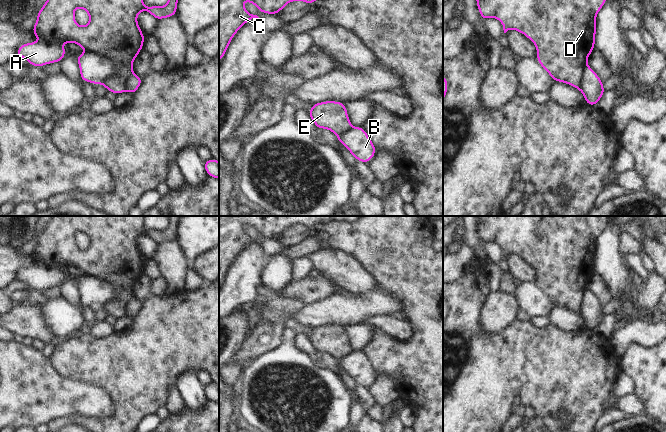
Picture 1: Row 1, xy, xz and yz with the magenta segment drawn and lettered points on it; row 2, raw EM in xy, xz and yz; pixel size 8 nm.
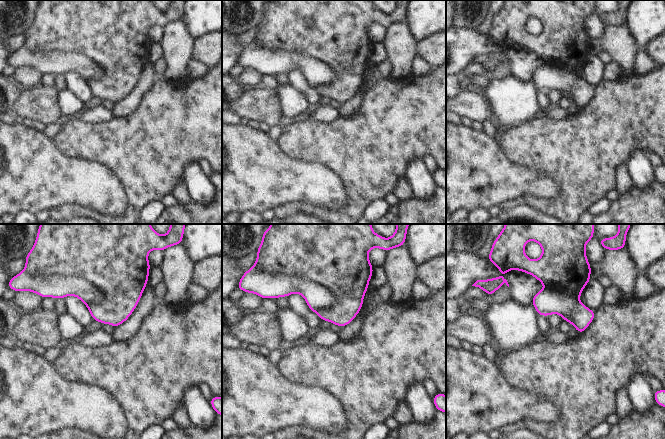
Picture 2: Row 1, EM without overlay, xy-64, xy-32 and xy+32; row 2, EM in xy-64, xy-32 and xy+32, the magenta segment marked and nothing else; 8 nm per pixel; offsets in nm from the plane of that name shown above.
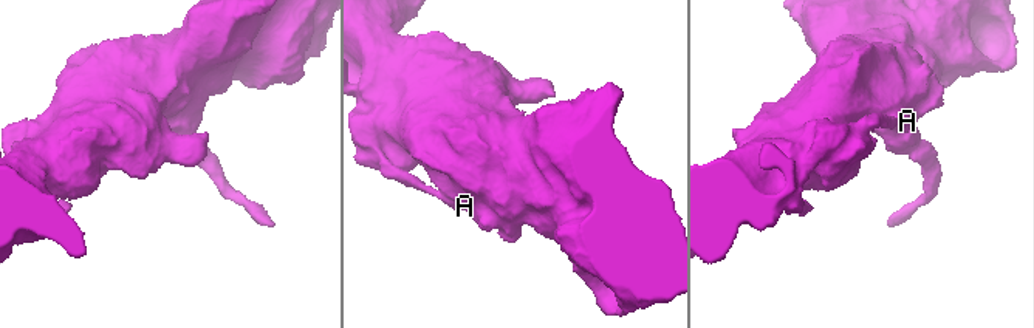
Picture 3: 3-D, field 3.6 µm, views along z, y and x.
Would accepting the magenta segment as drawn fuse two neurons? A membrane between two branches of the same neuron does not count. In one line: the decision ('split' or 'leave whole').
split

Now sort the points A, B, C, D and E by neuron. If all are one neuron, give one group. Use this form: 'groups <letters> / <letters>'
groups A B / C D E

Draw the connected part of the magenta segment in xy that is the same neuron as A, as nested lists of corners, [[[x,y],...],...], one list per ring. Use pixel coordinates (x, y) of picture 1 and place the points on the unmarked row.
[[[51,266],[23,267],[15,280],[26,283],[30,290],[42,291],[54,286],[60,287],[65,281],[66,273],[61,268]]]

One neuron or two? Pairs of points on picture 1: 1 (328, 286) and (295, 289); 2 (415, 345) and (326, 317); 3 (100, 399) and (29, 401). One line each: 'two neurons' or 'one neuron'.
1: one neuron
2: two neurons
3: one neuron

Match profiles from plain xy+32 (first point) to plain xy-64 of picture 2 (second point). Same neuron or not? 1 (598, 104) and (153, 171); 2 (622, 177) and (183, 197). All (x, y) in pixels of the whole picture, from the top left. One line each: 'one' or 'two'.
1: one
2: one

